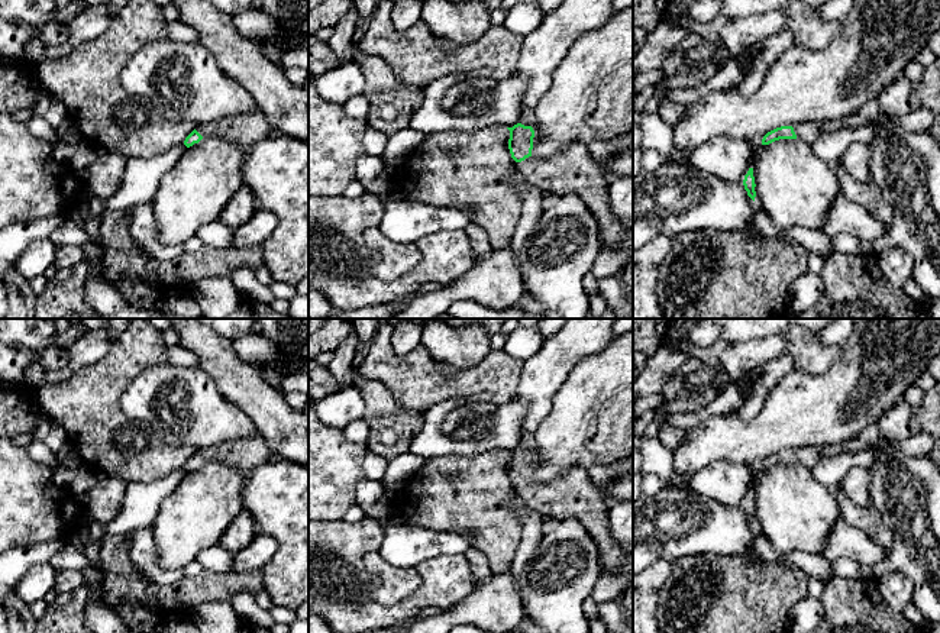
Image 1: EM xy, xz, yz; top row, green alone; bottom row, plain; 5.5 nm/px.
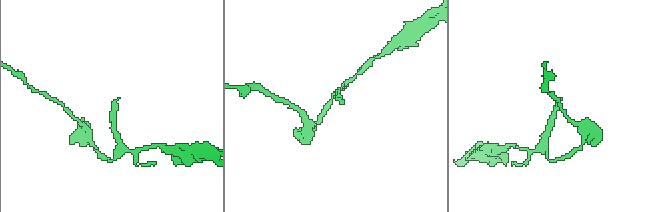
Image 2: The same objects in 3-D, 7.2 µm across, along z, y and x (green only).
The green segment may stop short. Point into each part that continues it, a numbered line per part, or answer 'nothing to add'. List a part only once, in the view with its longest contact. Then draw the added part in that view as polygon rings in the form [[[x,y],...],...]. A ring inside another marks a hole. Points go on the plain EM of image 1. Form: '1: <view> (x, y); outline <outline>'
1: xz (572, 494); outline [[[569,468],[547,482],[529,481],[517,487],[516,494],[543,517],[558,521],[575,517],[600,546],[604,571],[617,571],[626,562],[629,553],[610,532],[613,501],[598,490],[587,469]]]

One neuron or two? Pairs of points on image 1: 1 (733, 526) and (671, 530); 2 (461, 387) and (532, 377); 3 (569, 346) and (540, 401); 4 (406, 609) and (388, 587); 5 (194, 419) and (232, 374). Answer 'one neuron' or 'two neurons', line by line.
1: one neuron
2: two neurons
3: one neuron
4: two neurons
5: two neurons

